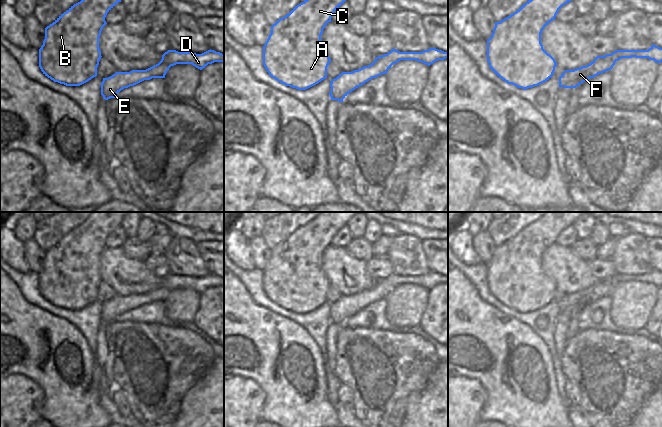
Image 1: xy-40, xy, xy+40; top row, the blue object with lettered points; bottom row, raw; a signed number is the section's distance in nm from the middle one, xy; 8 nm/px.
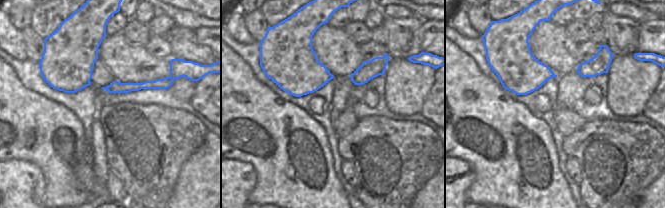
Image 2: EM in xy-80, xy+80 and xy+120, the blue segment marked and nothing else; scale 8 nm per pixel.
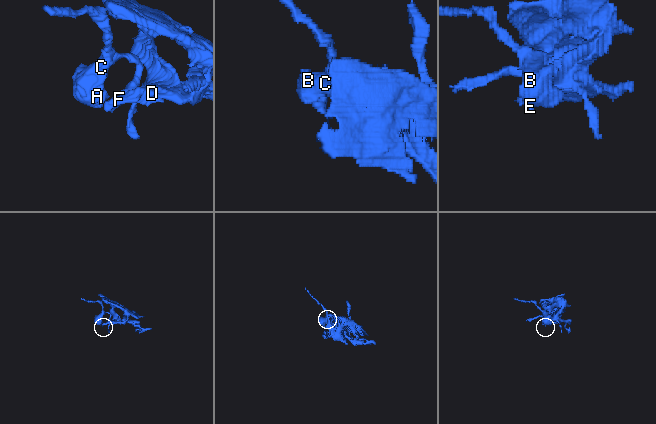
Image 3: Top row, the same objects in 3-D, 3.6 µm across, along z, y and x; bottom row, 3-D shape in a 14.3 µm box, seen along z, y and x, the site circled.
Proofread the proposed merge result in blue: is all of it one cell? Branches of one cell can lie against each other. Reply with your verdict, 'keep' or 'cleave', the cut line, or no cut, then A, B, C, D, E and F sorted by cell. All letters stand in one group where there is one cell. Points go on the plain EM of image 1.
cleave; cut in xy along (386, 278), (386, 281), (393, 287); A B C E F / D

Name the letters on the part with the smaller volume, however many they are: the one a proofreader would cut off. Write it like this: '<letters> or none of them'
A, B, C, E, F

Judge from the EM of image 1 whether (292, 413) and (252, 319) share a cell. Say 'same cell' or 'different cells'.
same cell

